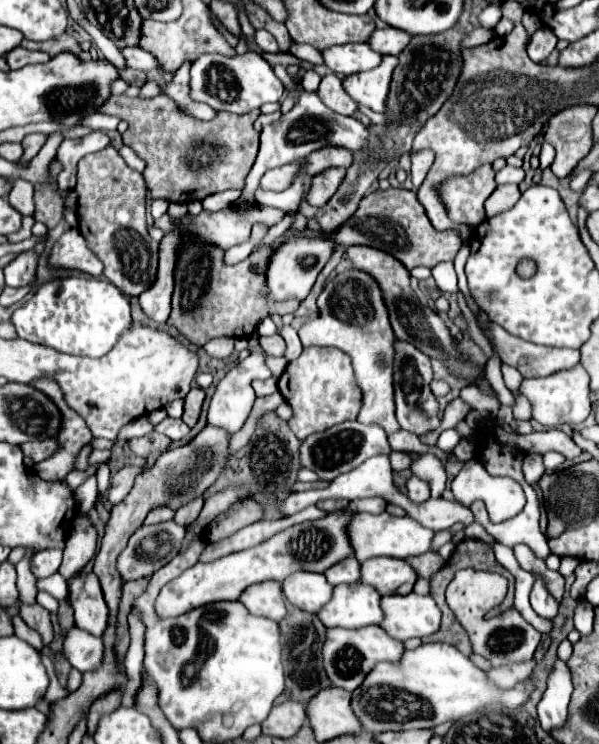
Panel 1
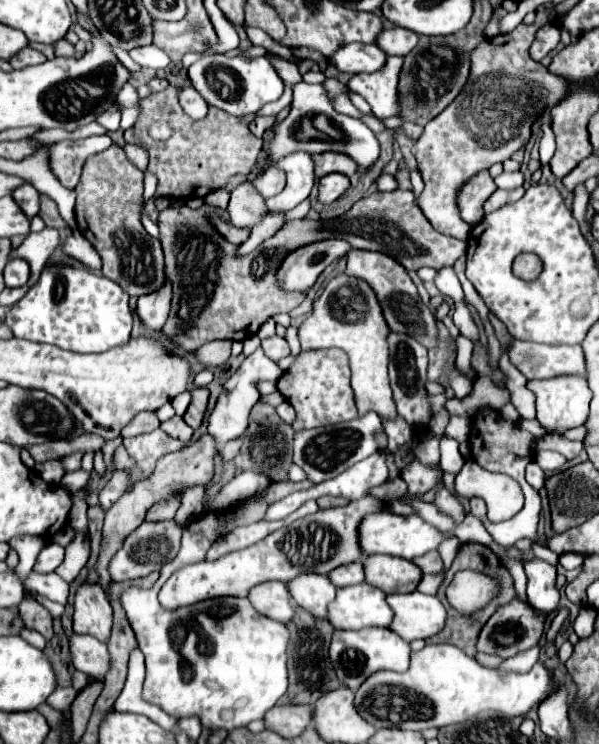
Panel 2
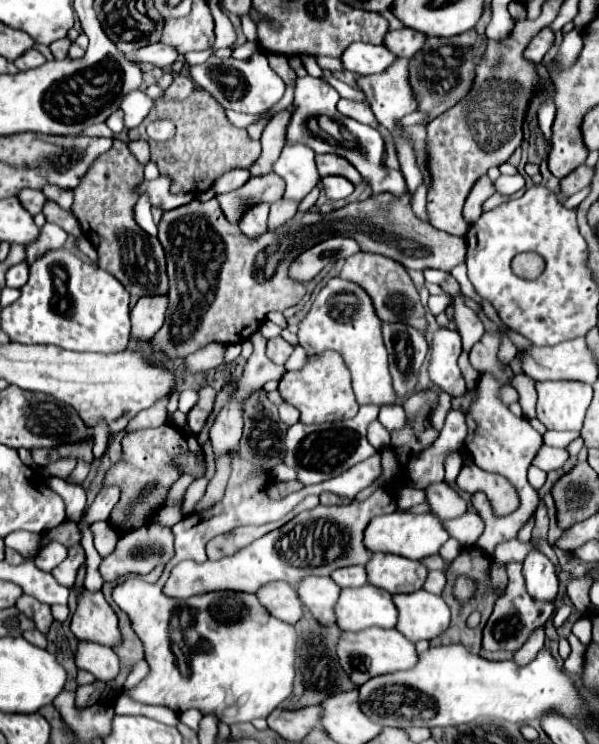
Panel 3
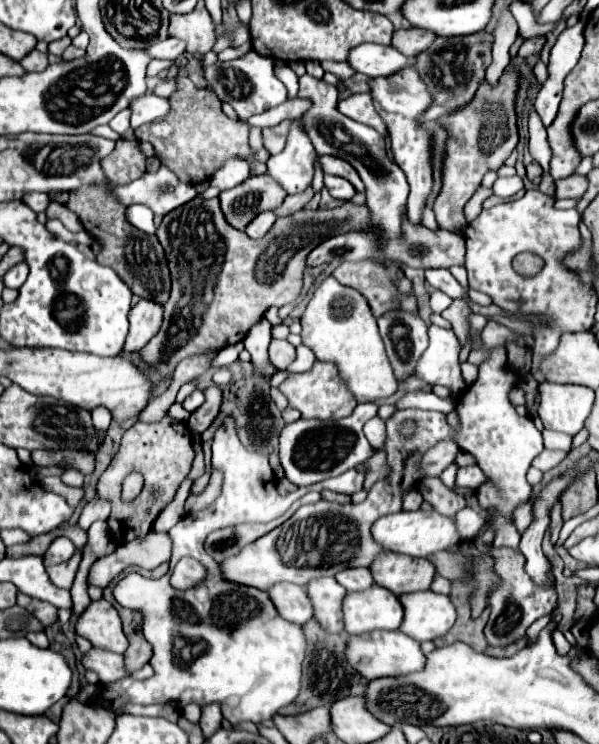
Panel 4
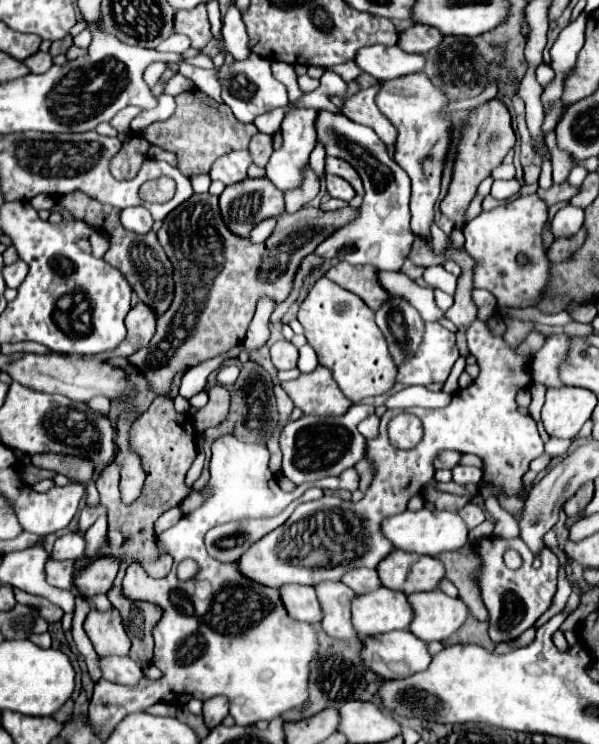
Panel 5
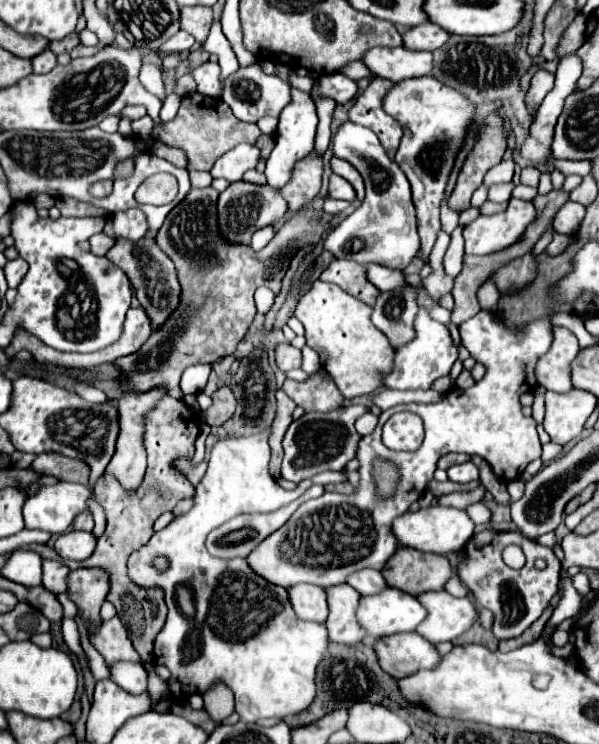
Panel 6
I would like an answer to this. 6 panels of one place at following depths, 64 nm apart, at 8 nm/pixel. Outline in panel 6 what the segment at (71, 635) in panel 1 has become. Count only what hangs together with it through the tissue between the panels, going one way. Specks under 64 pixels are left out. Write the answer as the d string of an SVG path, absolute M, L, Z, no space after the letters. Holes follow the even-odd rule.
M114 662L114 666L110 666L110 680L132 694L148 688L148 672L138 662Z

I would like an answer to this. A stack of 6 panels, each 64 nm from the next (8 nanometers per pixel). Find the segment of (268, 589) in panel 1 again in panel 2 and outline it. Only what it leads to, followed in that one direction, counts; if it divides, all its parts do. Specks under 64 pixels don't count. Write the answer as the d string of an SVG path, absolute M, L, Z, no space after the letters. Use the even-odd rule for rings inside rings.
M262 582L254 586L248 592L248 600L258 610L260 614L278 620L278 622L288 622L294 616L294 600L290 598L286 584L282 582Z

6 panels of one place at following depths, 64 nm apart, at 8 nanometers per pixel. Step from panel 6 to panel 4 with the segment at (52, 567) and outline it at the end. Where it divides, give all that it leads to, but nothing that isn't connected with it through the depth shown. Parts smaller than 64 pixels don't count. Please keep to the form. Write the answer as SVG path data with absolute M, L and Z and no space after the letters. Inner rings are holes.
M76 550L74 556L66 562L60 562L56 566L48 566L48 576L50 580L60 586L60 588L72 588L72 582L74 582L74 576L76 576L76 570L78 570L78 564L82 560L82 550Z

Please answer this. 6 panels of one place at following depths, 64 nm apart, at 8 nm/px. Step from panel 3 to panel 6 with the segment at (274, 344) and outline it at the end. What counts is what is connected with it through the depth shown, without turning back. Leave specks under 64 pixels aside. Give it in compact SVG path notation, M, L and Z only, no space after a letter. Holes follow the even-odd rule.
M278 344L276 346L276 366L282 370L282 372L288 372L292 368L300 368L302 364L302 354L298 348L294 348L292 344Z

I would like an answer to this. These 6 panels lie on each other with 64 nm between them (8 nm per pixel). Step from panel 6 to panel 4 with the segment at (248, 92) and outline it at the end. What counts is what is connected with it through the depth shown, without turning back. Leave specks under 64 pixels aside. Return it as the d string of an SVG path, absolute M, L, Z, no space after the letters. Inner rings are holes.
M250 50L244 58L230 60L230 62L216 62L212 66L200 68L202 78L212 86L214 94L228 102L240 118L250 118L254 114L262 114L268 108L274 108L282 102L286 102L286 86L276 78L272 58L266 58L254 50Z

